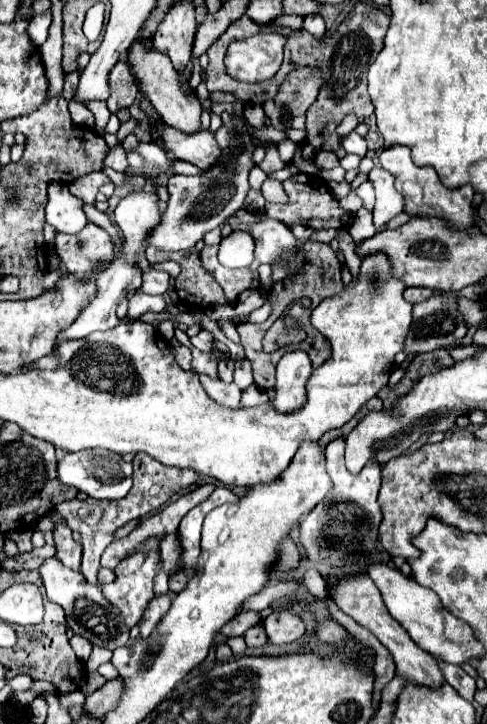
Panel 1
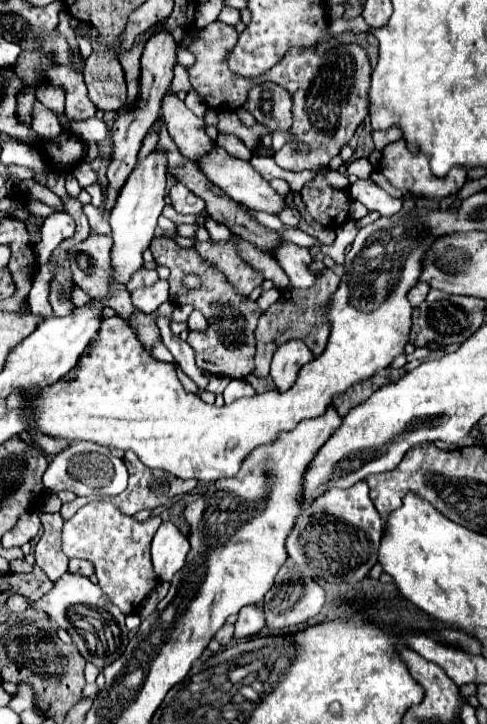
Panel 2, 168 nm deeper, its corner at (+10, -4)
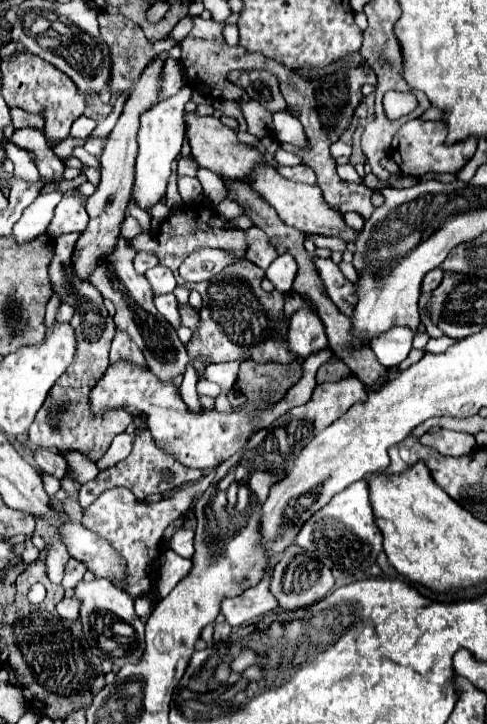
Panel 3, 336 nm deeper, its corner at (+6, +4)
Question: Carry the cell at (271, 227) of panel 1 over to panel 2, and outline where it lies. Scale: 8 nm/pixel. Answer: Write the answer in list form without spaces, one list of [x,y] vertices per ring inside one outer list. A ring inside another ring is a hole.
[[[281,241],[279,249],[275,251],[275,259],[281,265],[281,269],[289,275],[293,287],[301,287],[301,289],[309,289],[315,283],[315,273],[309,271],[311,265],[311,255],[309,249],[297,247],[289,241]]]

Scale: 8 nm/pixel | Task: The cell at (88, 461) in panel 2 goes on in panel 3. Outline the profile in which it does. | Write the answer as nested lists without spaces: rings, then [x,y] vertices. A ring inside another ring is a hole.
[[[37,449],[35,451],[35,461],[37,461],[37,467],[45,475],[53,475],[57,479],[63,479],[67,475],[67,461],[59,453],[55,453],[55,451]]]

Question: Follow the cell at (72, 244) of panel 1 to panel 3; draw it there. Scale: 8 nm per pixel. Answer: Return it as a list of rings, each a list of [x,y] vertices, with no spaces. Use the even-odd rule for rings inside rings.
[[[119,237],[113,251],[107,253],[89,273],[89,281],[99,289],[99,293],[105,299],[113,301],[115,311],[117,311],[115,325],[131,335],[131,339],[143,351],[149,369],[153,369],[153,373],[157,373],[157,377],[165,381],[169,377],[177,377],[185,373],[185,365],[189,363],[189,357],[175,329],[167,321],[163,323],[161,313],[155,309],[153,293],[149,291],[149,281],[145,279],[145,275],[135,273],[133,269],[135,255],[137,255],[137,249],[131,245],[131,241],[125,237]]]

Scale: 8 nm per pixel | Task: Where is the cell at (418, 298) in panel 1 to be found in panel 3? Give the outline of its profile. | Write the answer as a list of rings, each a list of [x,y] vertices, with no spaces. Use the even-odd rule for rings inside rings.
[[[433,269],[433,271],[429,271],[429,273],[425,275],[423,283],[421,283],[421,291],[423,291],[423,293],[431,293],[433,289],[437,289],[437,285],[441,283],[441,279],[443,279],[441,269]]]

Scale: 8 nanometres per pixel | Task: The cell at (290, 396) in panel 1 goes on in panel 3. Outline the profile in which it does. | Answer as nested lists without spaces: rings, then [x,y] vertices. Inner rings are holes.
[[[305,303],[303,309],[293,313],[289,329],[287,329],[287,347],[297,359],[307,359],[311,353],[317,353],[327,347],[325,327],[321,319],[313,313],[313,307]]]

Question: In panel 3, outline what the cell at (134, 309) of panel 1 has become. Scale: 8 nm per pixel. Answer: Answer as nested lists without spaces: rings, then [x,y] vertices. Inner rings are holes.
[[[161,265],[149,269],[149,271],[145,273],[145,277],[147,277],[147,281],[151,283],[151,289],[153,289],[155,295],[171,293],[171,291],[175,289],[175,285],[177,285],[177,283],[175,283],[175,277],[173,277],[173,273],[171,273],[171,269],[161,267]]]

